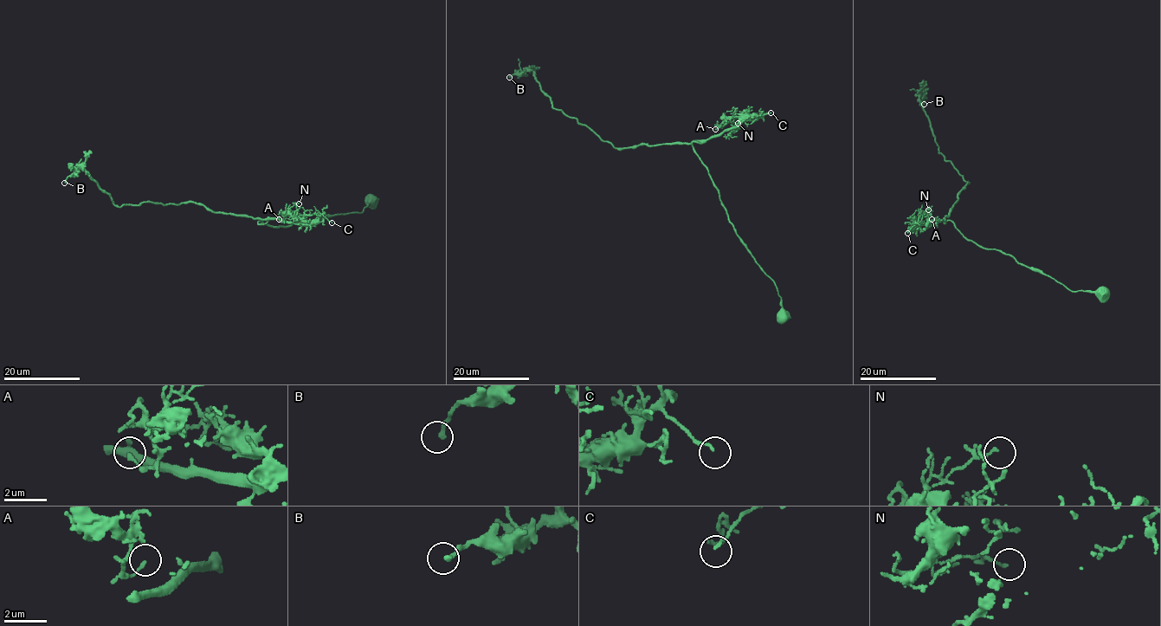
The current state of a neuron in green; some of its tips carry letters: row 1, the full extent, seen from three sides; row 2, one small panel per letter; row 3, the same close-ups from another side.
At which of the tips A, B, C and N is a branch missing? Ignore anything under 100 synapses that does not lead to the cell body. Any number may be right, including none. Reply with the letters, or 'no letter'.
no letter

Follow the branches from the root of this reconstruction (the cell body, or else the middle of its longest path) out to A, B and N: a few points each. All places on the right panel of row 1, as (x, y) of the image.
A: (1102, 293), (1068, 290), (1010, 255), (966, 240), (951, 221), (922, 229), (917, 222), (924, 213), (932, 219)
B: (1102, 293), (1068, 290), (944, 223), (968, 181), (938, 152), (924, 104)
N: (1102, 293), (1068, 290), (1010, 255), (966, 240), (951, 221), (922, 229), (917, 222), (928, 209)

